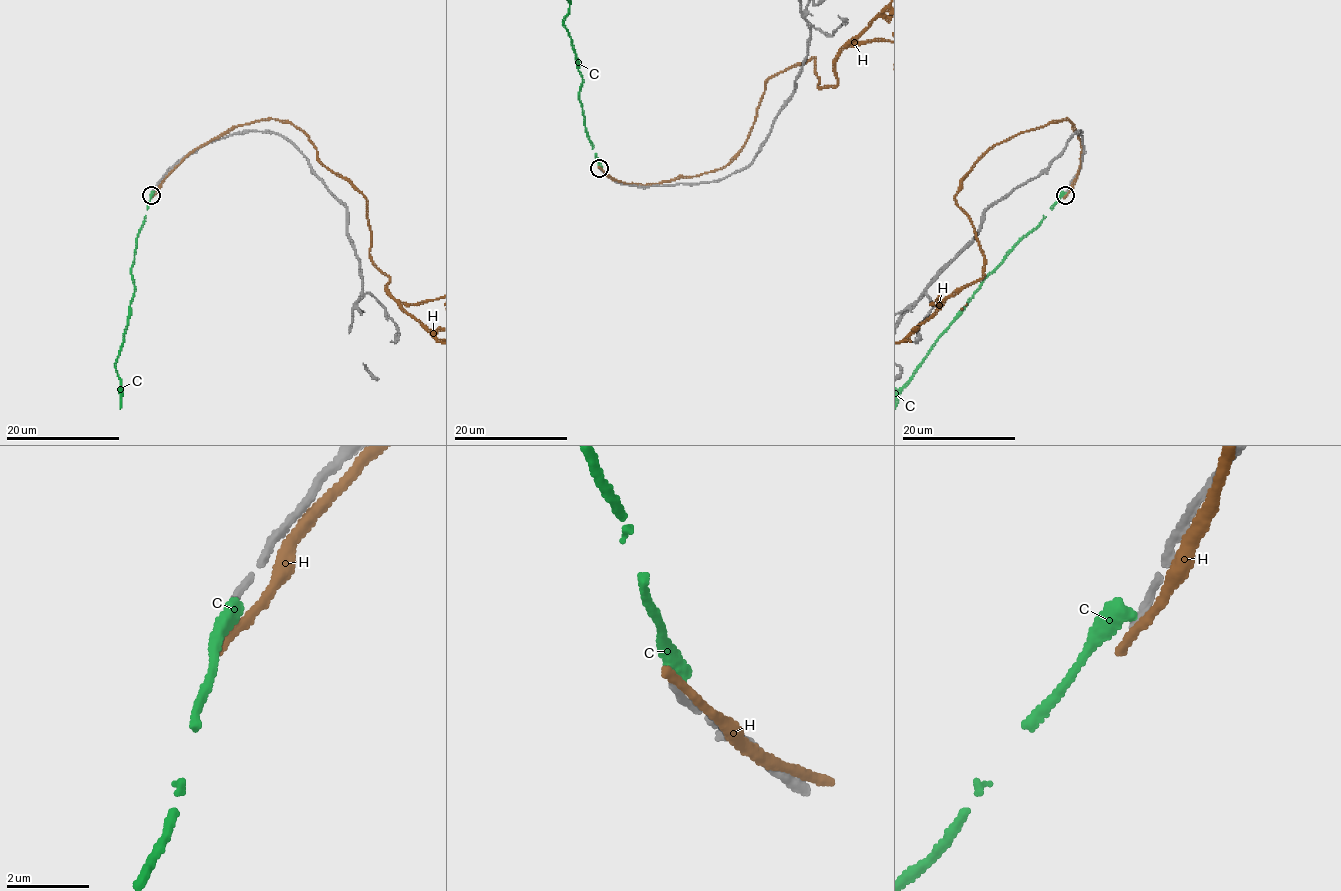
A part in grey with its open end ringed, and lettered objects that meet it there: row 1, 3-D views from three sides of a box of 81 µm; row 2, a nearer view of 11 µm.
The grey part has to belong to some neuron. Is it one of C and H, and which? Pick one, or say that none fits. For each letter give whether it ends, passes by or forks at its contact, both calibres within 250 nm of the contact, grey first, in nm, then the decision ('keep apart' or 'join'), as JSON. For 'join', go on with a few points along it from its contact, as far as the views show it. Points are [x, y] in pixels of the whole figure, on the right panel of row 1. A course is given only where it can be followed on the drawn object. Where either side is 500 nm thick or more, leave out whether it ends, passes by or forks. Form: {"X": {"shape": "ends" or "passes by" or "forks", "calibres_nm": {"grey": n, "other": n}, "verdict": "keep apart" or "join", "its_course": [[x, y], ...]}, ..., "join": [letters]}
{"C": {"shape": "ends", "calibres_nm": {"grey": 190, "other": 460}, "verdict": "keep apart"}, "H": {"shape": "ends", "calibres_nm": {"grey": 190, "other": 280}, "verdict": "keep apart"}, "join": []}

